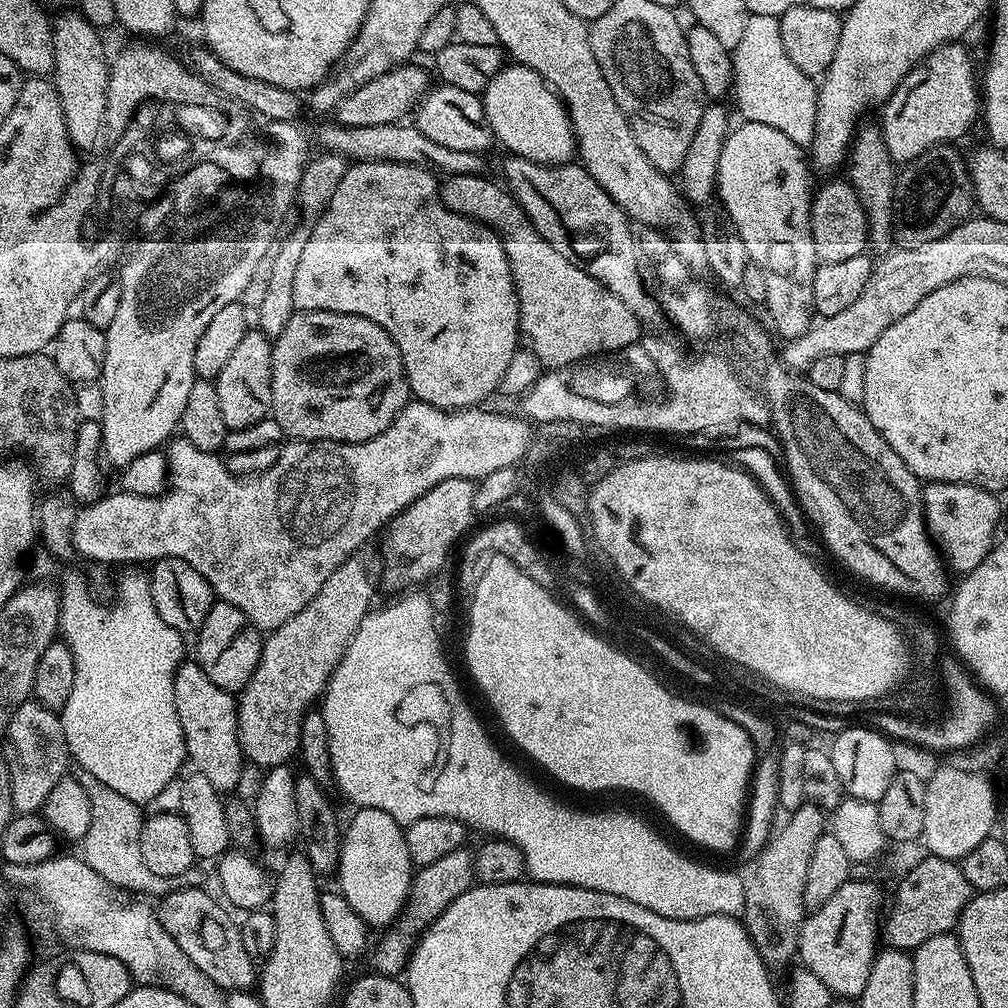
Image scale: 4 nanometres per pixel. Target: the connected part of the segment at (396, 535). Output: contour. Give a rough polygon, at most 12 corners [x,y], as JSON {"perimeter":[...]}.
{"perimeter":[[446,478],[387,529],[383,587],[445,567],[471,526],[476,484]]}

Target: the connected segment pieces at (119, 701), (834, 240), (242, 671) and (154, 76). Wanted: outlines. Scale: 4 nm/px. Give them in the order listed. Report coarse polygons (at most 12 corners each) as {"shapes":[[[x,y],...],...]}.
{"shapes":[[[128,573],[58,580],[75,767],[144,806],[181,775],[185,637]],[[847,179],[815,189],[820,264],[869,251],[866,210]],[[213,603],[194,660],[214,686],[243,692],[264,649],[242,610]],[[140,42],[110,64],[110,104],[128,122],[182,98],[191,67]]]}

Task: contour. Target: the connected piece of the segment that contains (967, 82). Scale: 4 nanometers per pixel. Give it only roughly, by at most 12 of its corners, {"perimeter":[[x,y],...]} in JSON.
{"perimeter":[[963,43],[936,48],[883,105],[886,150],[911,162],[982,112]]}

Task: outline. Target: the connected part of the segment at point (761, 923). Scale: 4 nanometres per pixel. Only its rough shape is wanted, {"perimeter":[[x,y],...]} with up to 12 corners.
{"perimeter":[[805,802],[744,885],[742,923],[772,970],[797,955],[825,813]]}

